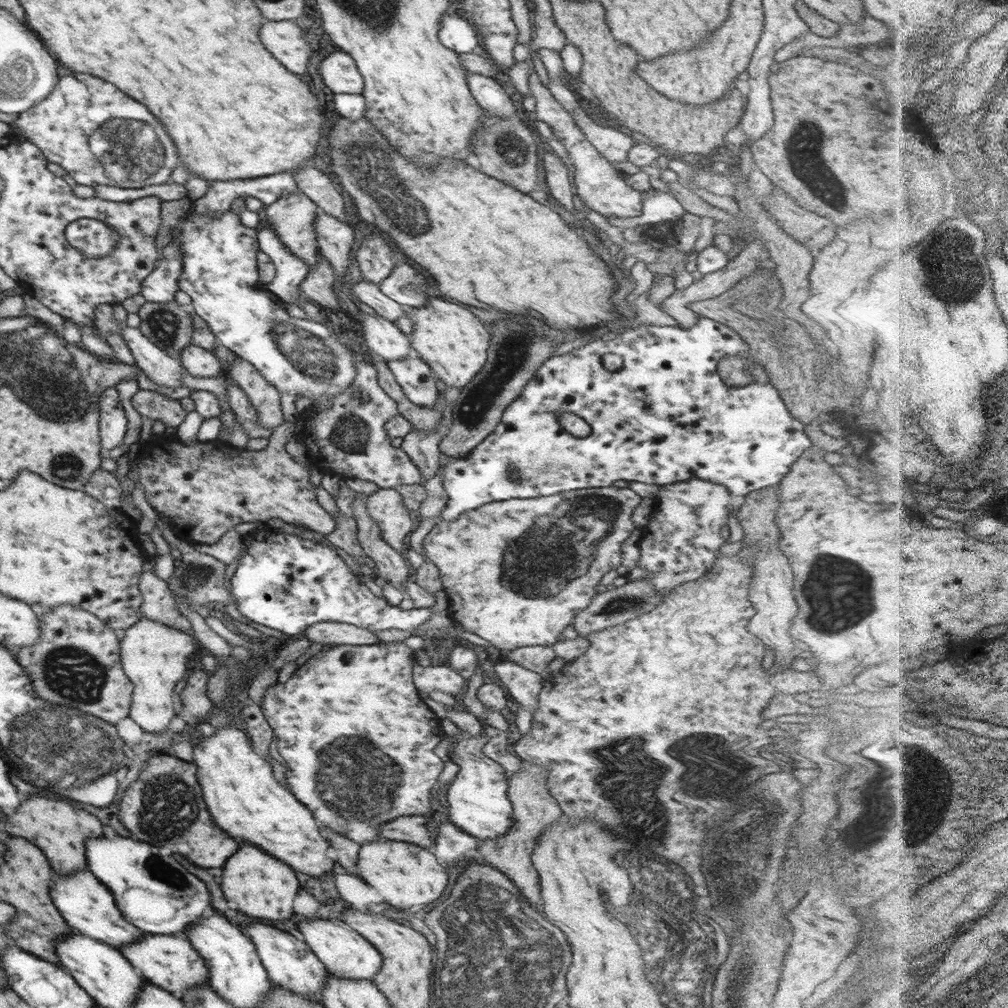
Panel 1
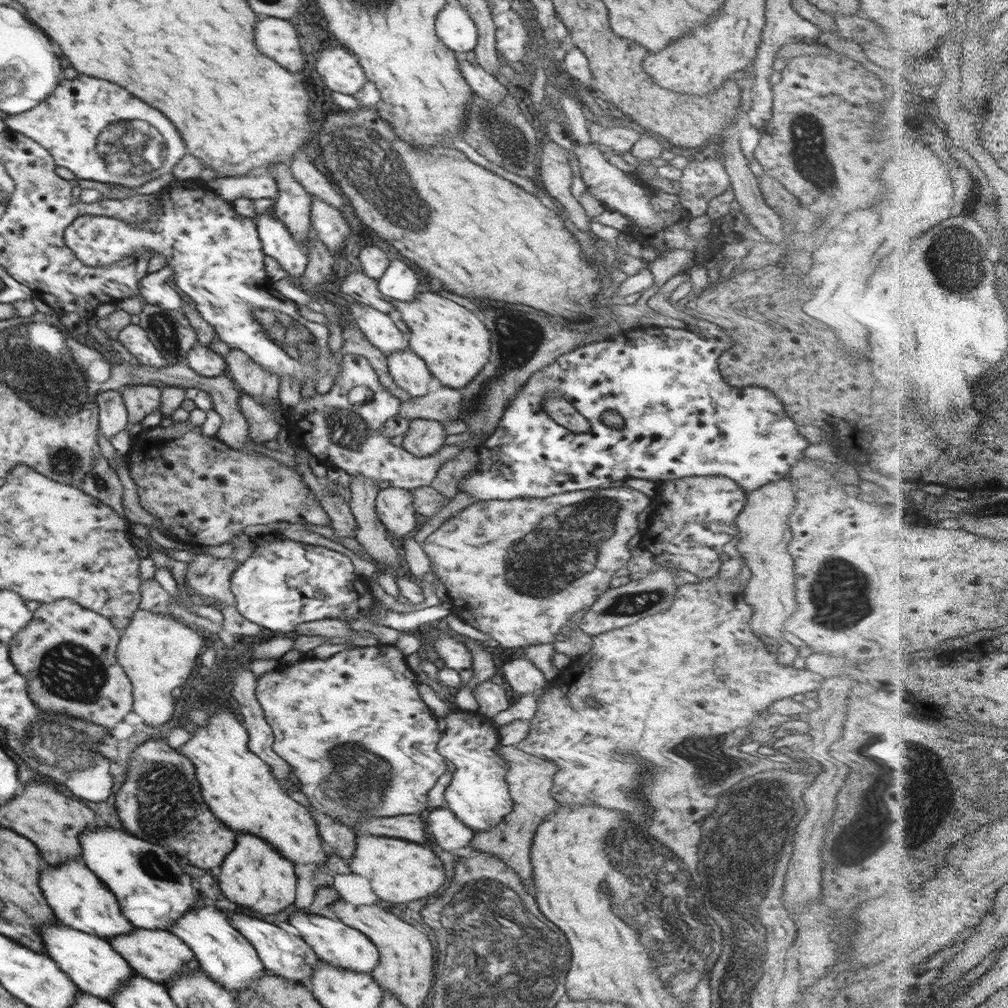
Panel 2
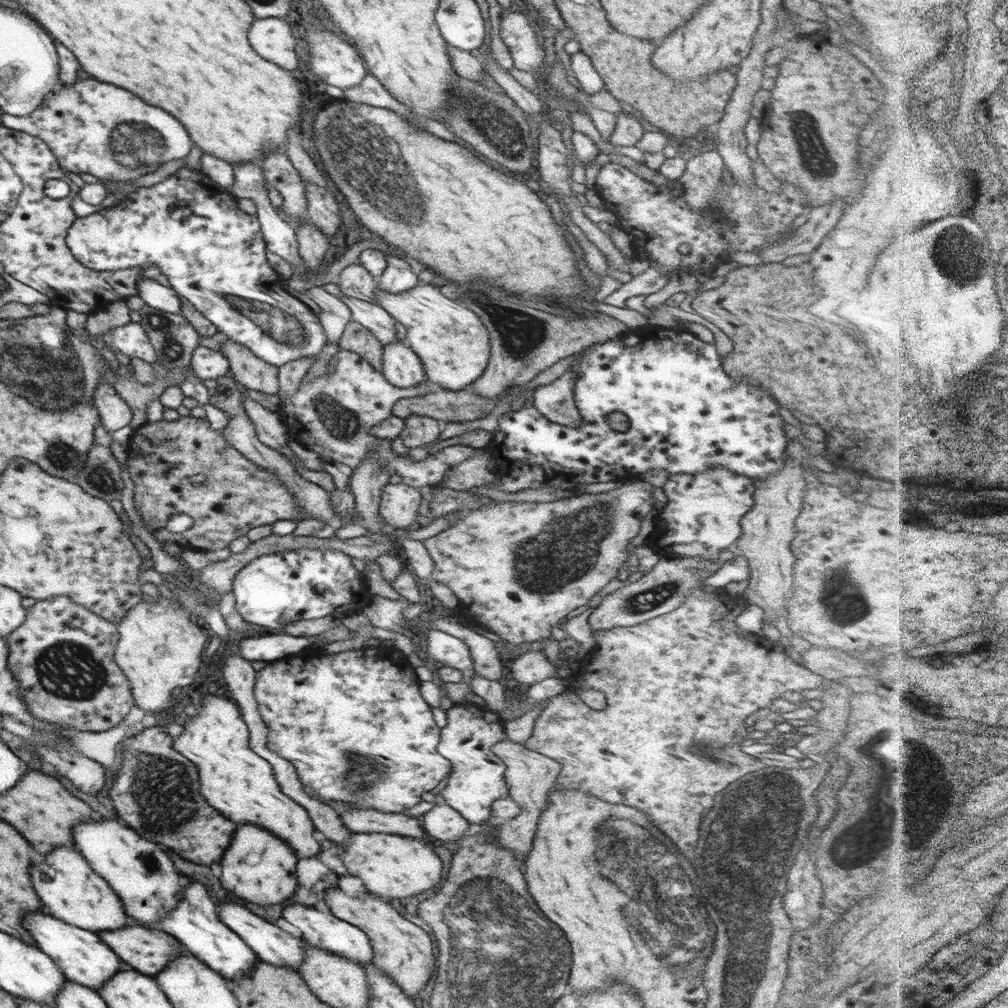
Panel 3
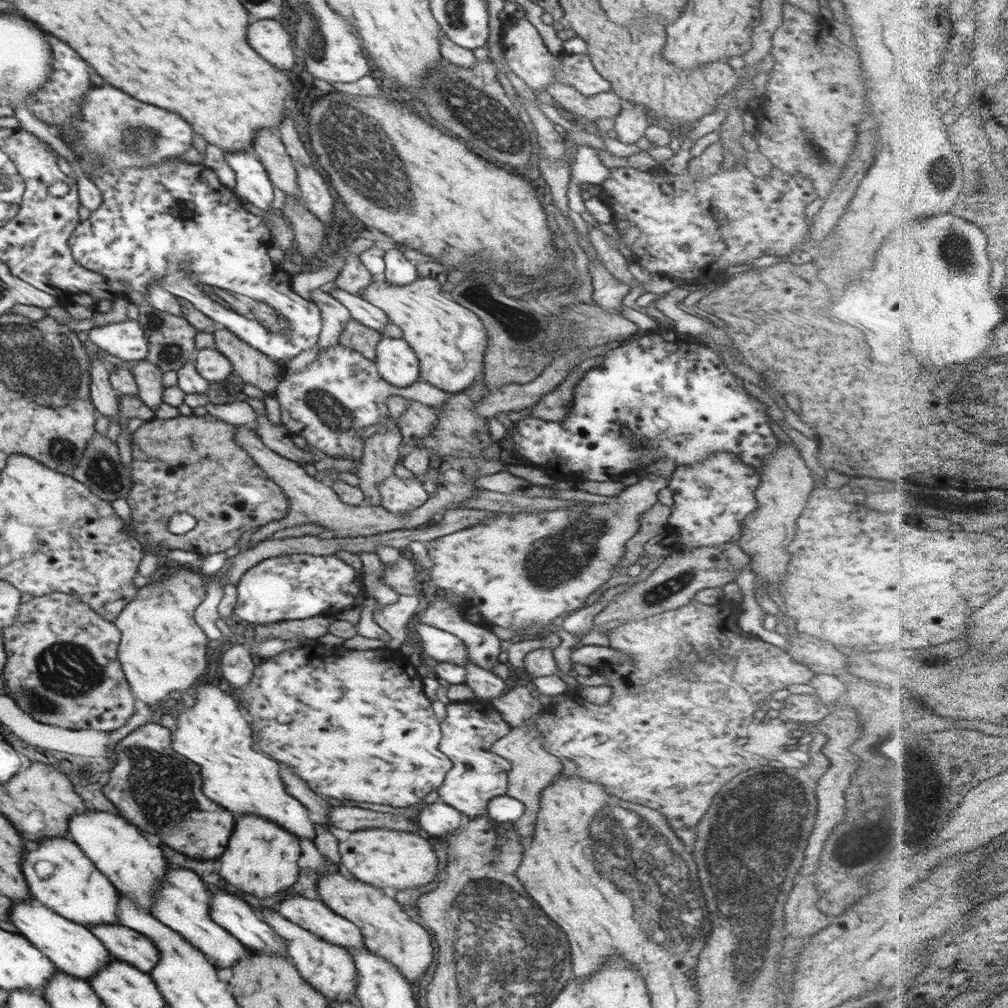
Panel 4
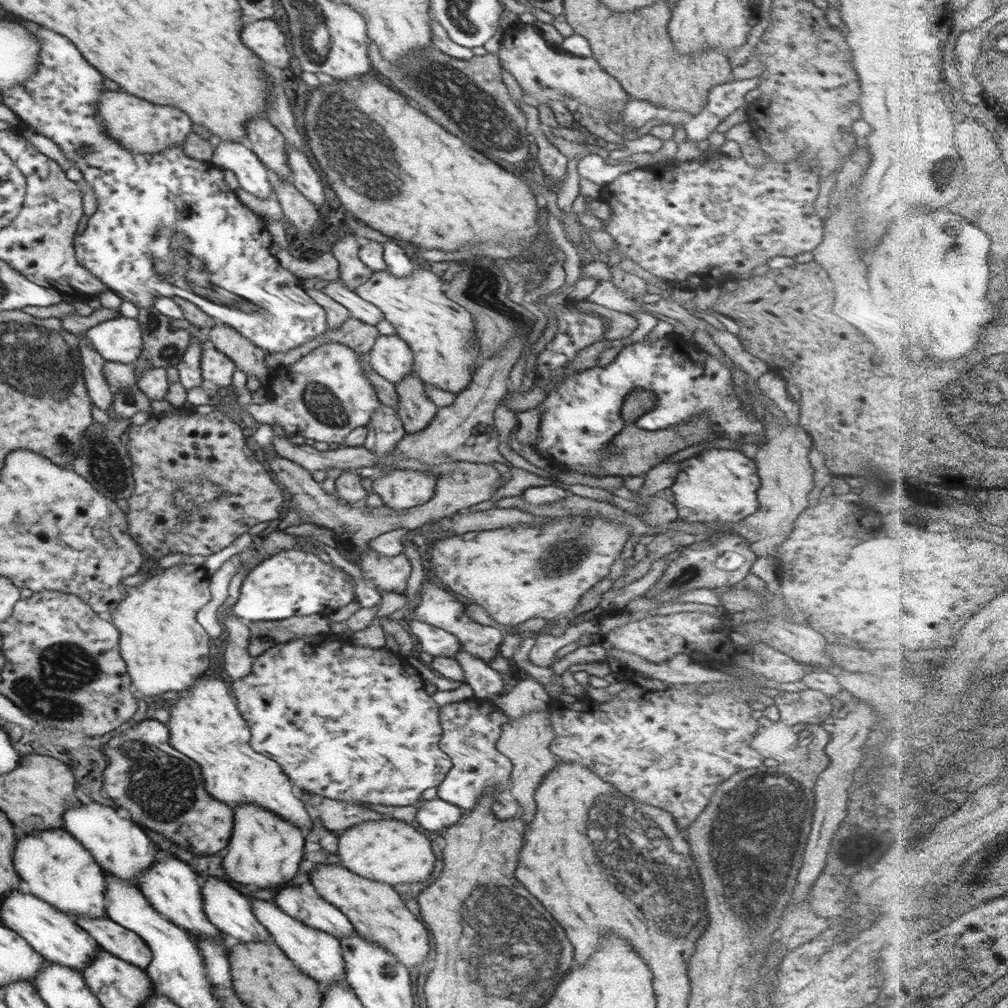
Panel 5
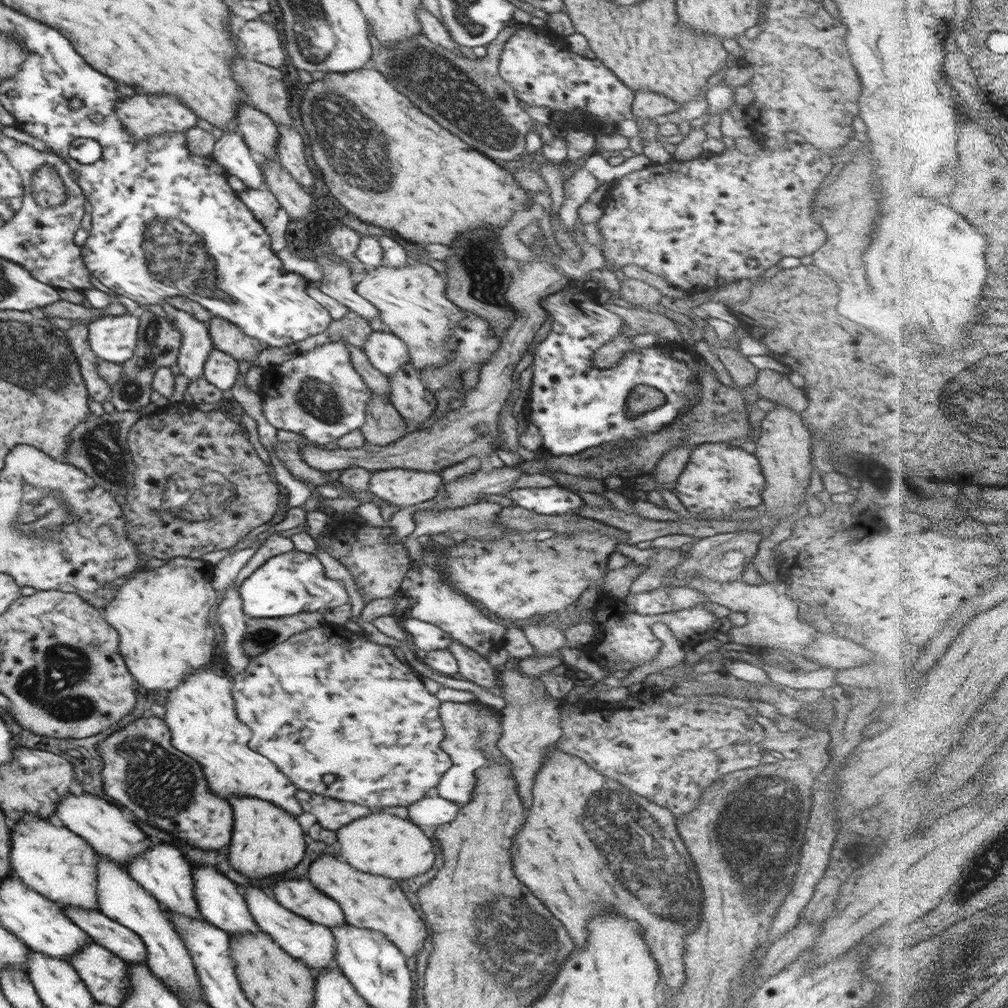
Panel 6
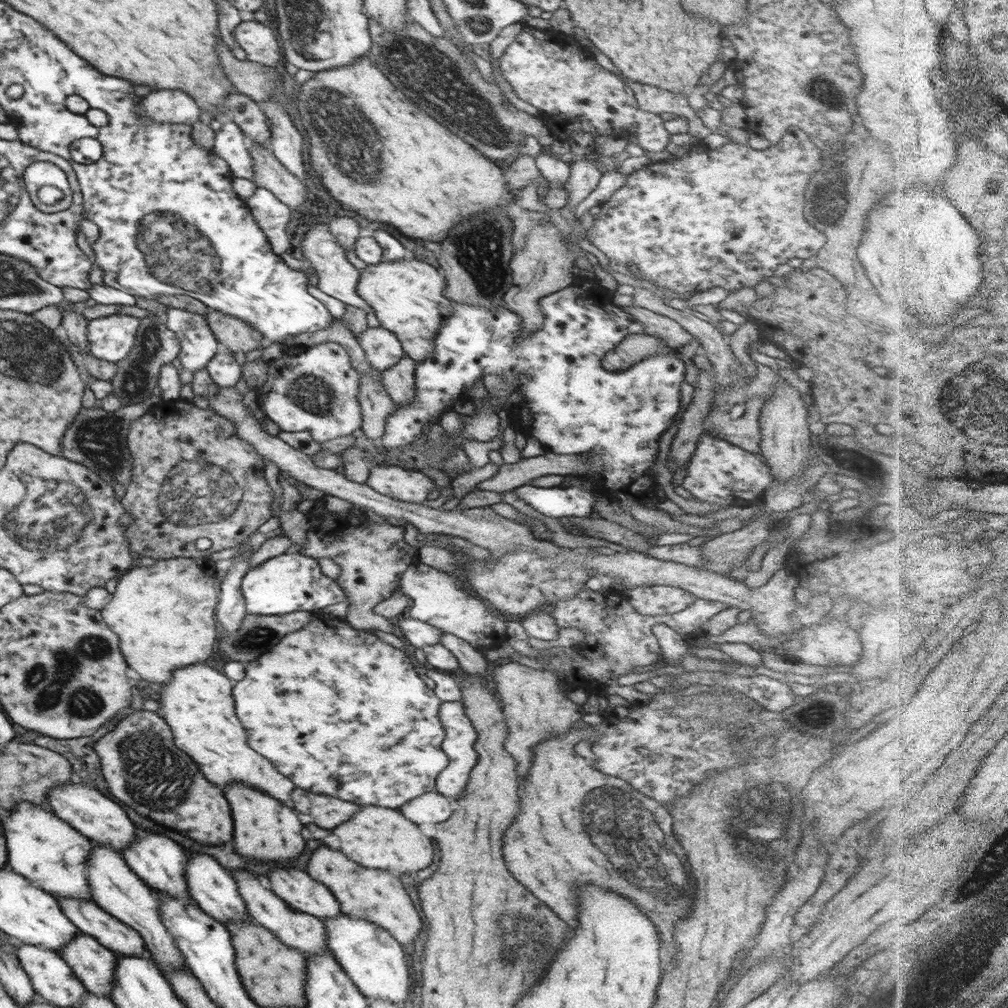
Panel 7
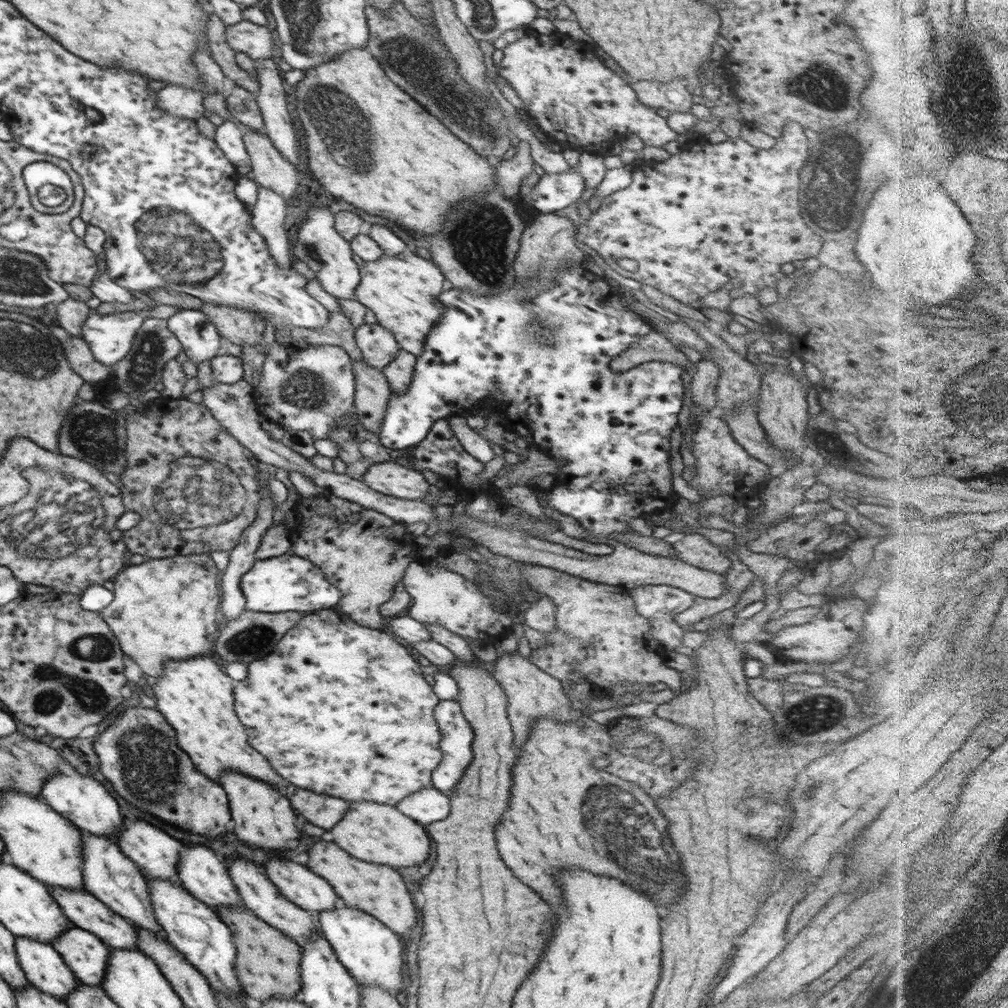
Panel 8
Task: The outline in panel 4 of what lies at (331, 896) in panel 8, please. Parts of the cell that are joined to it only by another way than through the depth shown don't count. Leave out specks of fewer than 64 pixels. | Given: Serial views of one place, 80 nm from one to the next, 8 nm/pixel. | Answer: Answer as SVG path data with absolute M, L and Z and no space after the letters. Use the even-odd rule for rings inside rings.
M288 894L279 902L276 911L326 942L346 950L365 947L358 926L335 913L321 900L308 899L299 894Z

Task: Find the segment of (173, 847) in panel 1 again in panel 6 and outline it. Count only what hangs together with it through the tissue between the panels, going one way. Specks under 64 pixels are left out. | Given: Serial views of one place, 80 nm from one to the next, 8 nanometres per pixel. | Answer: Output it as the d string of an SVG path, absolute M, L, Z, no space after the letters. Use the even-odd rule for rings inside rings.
M147 713L107 736L98 744L96 750L103 764L102 778L104 778L105 793L120 804L124 804L128 810L132 810L138 819L148 822L150 826L162 828L170 834L182 834L186 836L184 840L188 844L200 846L202 850L216 850L228 845L234 824L231 804L208 790L208 784L204 780L198 762L172 748L171 732L164 719Z

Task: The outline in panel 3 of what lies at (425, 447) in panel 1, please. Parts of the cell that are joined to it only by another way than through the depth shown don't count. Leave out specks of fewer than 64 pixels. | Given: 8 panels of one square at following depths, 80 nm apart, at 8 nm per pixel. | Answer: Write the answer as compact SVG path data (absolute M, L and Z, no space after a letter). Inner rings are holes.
M411 414L405 418L404 430L399 434L403 440L405 451L411 448L426 447L432 452L434 440L440 436L443 430L443 423L429 416Z

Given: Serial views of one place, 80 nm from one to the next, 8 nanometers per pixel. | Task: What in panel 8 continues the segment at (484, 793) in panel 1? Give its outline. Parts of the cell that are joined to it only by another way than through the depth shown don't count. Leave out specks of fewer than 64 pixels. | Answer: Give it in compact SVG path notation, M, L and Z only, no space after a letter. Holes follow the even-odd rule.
M441 700L434 707L434 718L441 732L439 749L442 751L442 758L441 763L438 763L438 768L432 772L431 781L434 788L445 794L450 794L450 791L457 786L458 781L462 778L472 760L474 731L462 714L461 706L457 700Z

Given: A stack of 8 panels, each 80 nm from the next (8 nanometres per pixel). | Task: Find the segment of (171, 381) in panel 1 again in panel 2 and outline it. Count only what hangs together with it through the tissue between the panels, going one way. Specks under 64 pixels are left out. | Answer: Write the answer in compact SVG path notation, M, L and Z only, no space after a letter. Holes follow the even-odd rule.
M130 323L122 328L115 338L122 343L122 346L128 352L131 352L139 360L142 366L158 368L170 366L147 337L146 329L143 329L139 324Z

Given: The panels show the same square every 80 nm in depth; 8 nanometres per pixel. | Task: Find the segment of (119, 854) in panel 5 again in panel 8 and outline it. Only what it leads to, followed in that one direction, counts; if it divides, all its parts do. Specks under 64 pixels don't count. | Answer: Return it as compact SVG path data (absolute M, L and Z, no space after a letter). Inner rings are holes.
M78 771L70 776L58 773L56 776L50 777L47 783L44 783L40 798L56 812L73 822L82 832L108 837L117 844L117 834L126 817L120 813L120 807L116 804L114 796L110 796L104 785L94 777L84 776Z

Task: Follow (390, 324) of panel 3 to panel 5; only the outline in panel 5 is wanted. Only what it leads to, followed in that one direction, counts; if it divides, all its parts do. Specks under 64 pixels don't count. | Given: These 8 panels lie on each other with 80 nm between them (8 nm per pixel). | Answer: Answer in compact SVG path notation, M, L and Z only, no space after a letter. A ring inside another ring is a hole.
M342 279L330 281L330 284L323 284L321 290L330 298L345 306L352 317L365 322L366 324L376 325L383 318L383 312L371 302L360 298L352 289L346 288L342 284Z

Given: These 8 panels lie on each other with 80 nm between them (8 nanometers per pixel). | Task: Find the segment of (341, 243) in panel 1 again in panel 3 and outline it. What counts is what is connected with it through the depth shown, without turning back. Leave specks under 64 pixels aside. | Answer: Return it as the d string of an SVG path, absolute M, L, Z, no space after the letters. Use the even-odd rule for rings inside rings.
M303 179L307 198L307 216L328 238L333 237L340 228L338 203L332 192Z

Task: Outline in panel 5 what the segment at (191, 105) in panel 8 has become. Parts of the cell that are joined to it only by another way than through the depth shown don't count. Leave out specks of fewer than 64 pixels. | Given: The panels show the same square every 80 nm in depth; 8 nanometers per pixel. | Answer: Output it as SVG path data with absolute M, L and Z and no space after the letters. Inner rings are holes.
M103 90L100 95L97 115L103 120L103 125L110 138L118 140L124 150L132 154L147 154L148 156L162 154L172 146L183 148L184 142L192 132L191 118L179 108L154 104L150 101L130 96L121 91Z

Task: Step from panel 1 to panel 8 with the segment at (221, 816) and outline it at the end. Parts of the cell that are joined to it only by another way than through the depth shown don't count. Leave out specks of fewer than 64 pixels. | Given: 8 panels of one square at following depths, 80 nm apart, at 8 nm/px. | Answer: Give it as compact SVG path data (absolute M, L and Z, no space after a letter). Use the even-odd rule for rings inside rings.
M195 656L186 660L169 660L163 664L163 673L159 676L158 682L148 688L147 691L153 697L156 697L157 705L155 708L162 713L168 724L176 730L178 746L192 758L198 772L202 772L208 778L218 782L221 774L230 769L263 780L284 794L284 790L290 784L272 769L270 762L262 754L248 746L246 730L244 730L244 725L239 721L235 713L234 694L232 694L234 680L230 676L226 676L222 670L218 670L218 668L220 666L212 658L206 658L206 656Z

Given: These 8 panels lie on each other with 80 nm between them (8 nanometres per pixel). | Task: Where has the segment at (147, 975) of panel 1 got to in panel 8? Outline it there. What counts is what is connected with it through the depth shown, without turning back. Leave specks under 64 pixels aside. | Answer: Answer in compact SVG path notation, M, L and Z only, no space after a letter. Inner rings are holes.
M50 887L53 899L63 910L69 921L78 928L83 928L95 934L109 948L137 950L137 931L134 924L130 924L123 916L107 907L98 897L84 889L69 889Z

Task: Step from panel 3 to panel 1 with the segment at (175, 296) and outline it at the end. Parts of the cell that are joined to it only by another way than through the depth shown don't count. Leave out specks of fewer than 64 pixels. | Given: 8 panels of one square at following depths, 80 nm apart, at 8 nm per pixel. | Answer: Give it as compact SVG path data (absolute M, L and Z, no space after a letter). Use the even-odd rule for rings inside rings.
M173 242L162 247L156 268L142 282L142 296L148 302L174 302L182 267L181 250Z

